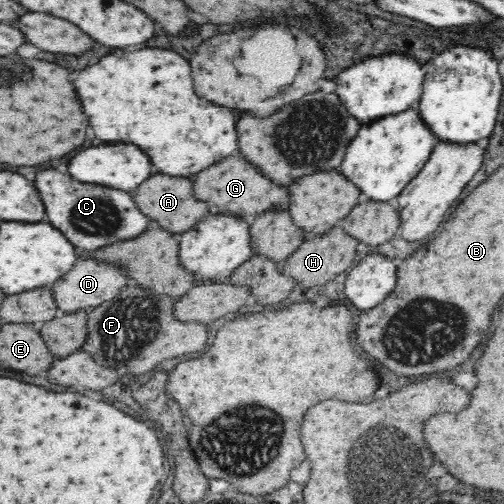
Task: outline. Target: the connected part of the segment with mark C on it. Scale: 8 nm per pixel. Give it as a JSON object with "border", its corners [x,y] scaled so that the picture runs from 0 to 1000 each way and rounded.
{"border":[[[107,333],[75,341],[67,353],[67,373],[75,377],[99,444],[159,496],[190,496],[238,472],[260,474],[290,456],[294,433],[274,421],[270,405],[262,405],[262,393],[250,381],[187,365],[151,365],[143,349]]]}

